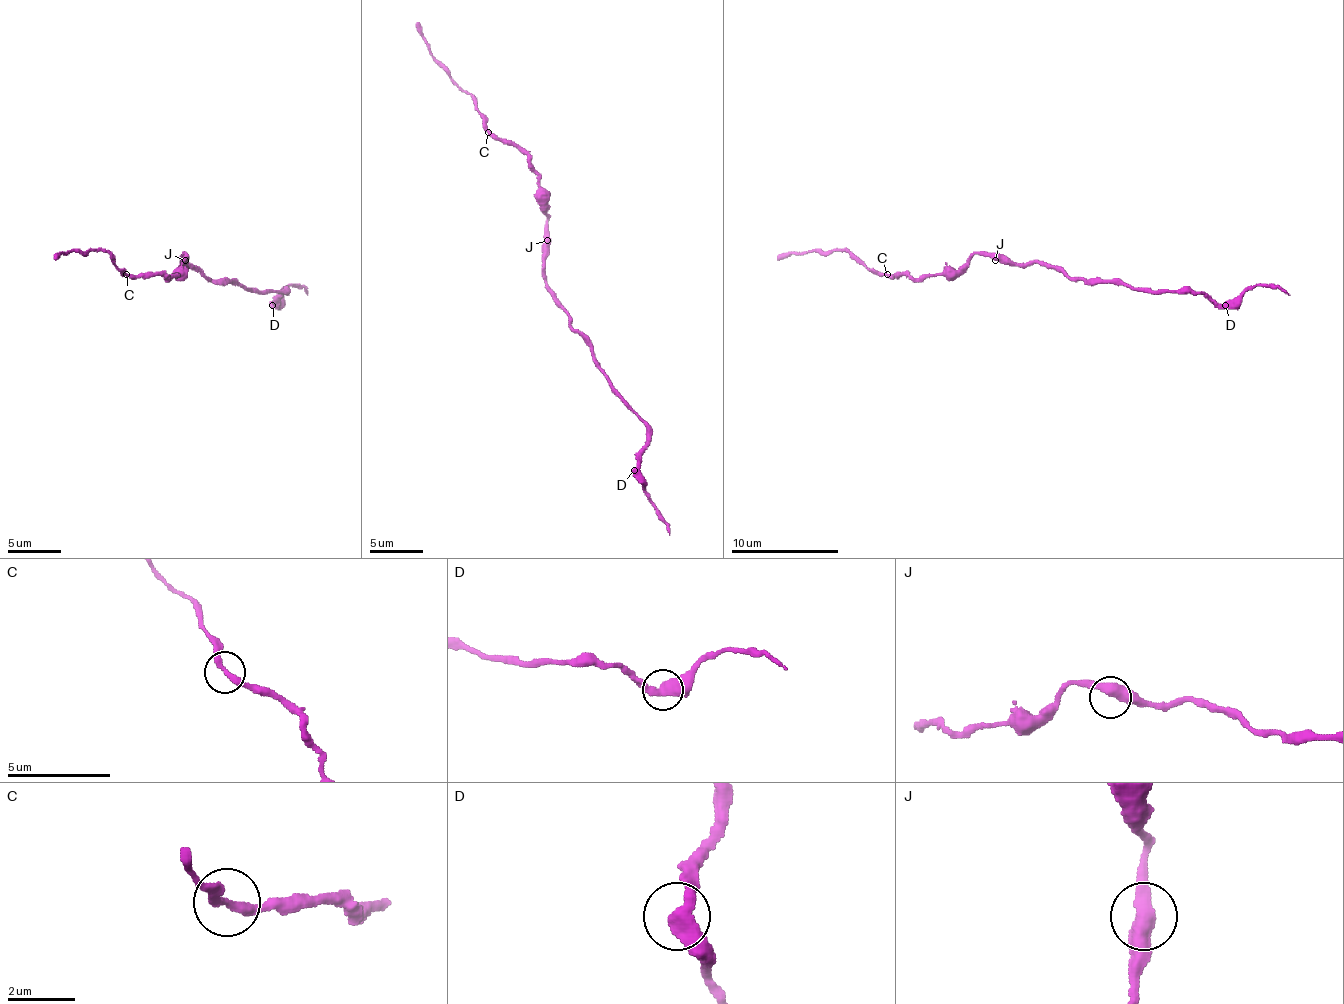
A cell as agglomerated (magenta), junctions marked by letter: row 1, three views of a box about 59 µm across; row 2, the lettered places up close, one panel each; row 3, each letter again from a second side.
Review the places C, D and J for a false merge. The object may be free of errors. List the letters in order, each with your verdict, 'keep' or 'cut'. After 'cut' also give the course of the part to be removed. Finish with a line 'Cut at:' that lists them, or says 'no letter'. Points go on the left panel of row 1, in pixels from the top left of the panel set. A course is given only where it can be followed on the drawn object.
C: keep
D: keep
J: keep
Cut at: no letter

